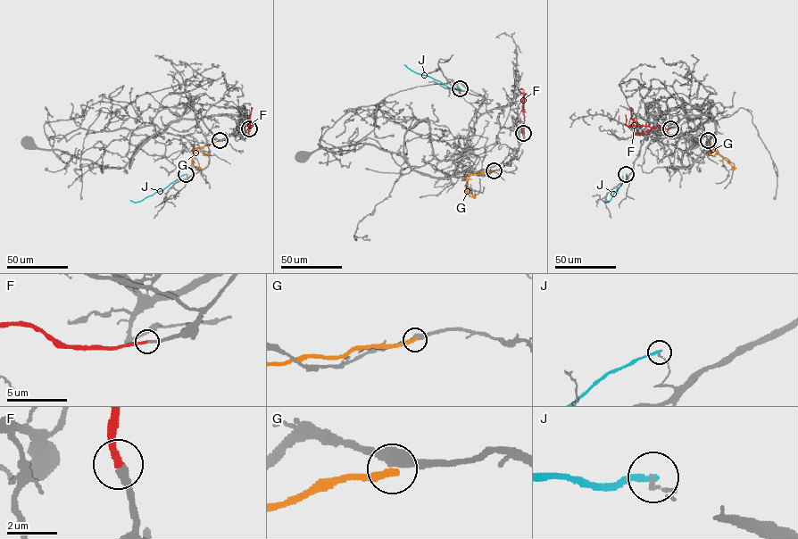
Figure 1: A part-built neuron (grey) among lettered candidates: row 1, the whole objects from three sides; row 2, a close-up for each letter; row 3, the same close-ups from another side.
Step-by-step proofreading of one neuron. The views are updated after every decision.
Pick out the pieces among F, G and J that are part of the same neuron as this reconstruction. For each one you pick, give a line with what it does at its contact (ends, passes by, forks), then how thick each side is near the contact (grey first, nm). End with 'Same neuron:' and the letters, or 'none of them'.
F: it ends there; 260 nm thick on the grey side, 240 nm on the other
Same neuron: F

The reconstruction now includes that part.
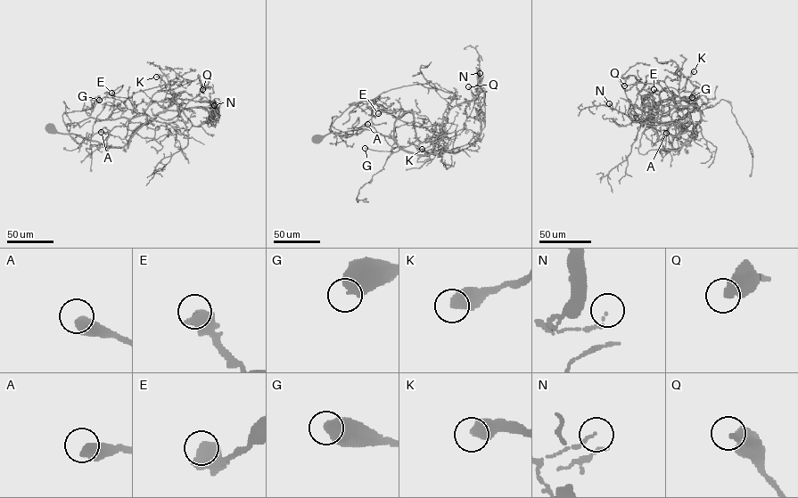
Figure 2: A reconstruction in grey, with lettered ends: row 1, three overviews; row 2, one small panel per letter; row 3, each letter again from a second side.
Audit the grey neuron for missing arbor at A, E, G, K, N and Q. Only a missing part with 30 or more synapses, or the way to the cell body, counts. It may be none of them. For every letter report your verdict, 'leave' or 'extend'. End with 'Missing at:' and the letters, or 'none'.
A: leave
E: leave
G: extend
K: leave
N: leave
Q: leave
Missing at: G

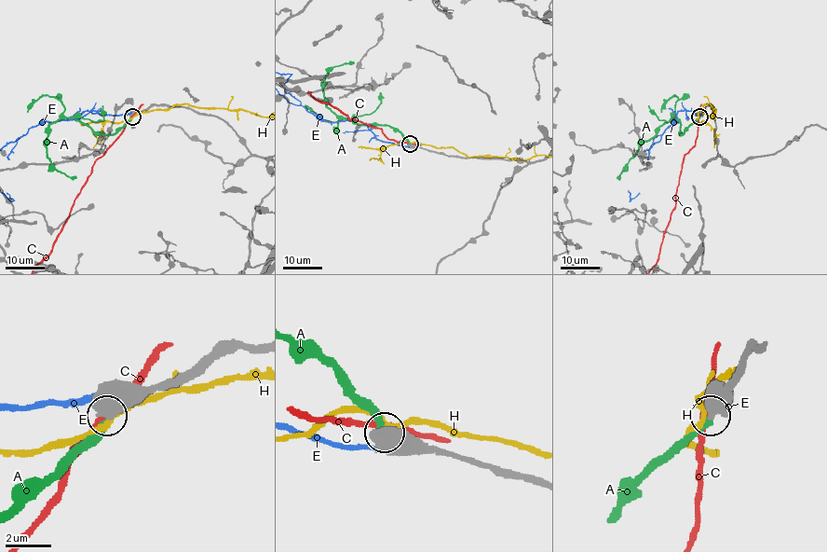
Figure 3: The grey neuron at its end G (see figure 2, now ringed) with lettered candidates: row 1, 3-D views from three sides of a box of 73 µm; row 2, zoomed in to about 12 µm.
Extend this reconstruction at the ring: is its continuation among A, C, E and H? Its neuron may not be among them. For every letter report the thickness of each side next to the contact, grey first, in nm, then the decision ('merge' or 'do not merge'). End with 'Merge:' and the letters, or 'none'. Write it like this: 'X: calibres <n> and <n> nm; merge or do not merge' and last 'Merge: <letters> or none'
A: calibres 850 and 360 nm; merge
C: calibres 850 and 260 nm; do not merge
E: calibres 950 and 200 nm; do not merge
H: calibres 850 and 200 nm; do not merge
Merge: A

